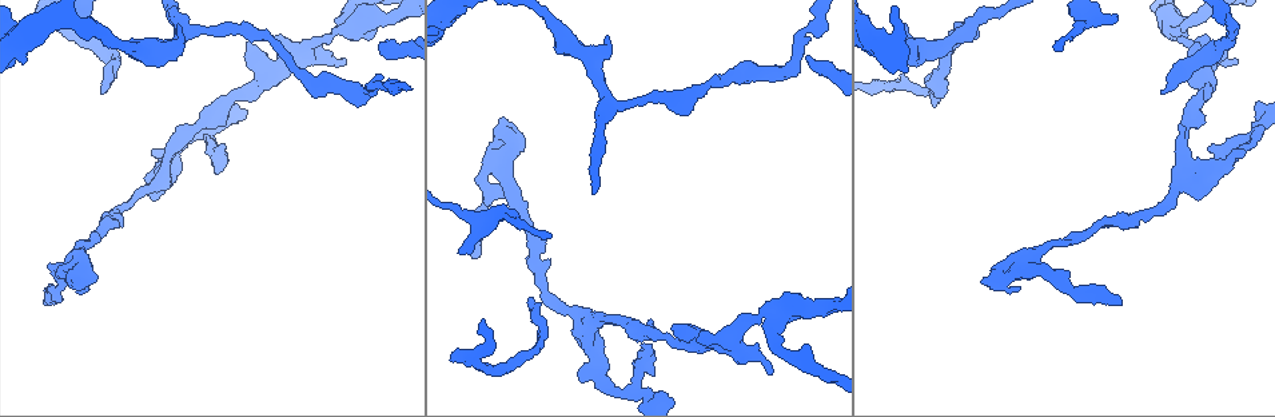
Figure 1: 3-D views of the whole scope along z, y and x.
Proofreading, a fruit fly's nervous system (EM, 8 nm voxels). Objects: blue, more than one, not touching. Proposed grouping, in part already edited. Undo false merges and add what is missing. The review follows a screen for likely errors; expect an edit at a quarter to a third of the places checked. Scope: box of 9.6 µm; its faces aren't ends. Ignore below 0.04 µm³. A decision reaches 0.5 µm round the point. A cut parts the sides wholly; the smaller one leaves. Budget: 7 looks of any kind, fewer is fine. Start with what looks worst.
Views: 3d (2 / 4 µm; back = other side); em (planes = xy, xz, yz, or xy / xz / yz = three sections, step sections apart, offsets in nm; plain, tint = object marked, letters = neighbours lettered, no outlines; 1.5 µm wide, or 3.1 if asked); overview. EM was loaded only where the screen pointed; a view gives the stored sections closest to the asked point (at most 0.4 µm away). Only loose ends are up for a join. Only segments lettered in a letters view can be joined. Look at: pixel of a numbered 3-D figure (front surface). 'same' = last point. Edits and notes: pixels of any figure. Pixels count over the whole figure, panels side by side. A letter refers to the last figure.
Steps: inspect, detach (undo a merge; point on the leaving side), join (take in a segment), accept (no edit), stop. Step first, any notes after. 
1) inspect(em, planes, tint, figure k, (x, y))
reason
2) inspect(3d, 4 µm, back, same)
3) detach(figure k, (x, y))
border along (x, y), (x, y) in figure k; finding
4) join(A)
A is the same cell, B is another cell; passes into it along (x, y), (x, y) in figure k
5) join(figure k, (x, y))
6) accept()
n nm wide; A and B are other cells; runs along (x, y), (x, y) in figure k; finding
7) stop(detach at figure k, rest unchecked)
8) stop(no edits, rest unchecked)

inspect(em, yz, step 4, tint, figure 1, (605, 40))
stops while still wide

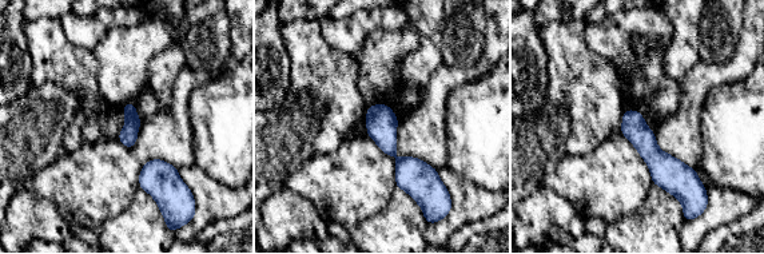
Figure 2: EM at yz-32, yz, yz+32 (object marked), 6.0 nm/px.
inspect(em, planes, letters, same)

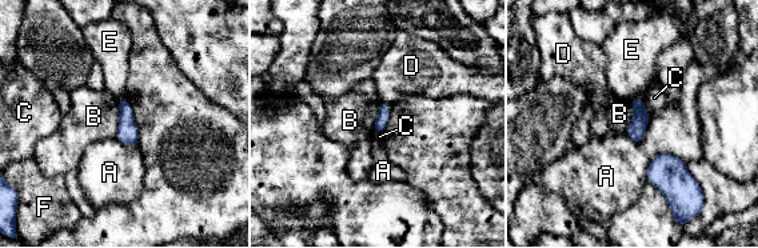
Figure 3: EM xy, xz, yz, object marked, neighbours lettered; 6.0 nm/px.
accept()
A touches over 260 nm; A, B, C, D, E and F are other cells; border along (118, 99), (119, 127), (115, 136) in figure 3; none of them fits

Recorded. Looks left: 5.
inspect(em, planes, letters, figure 1, (344, 58))
an open end

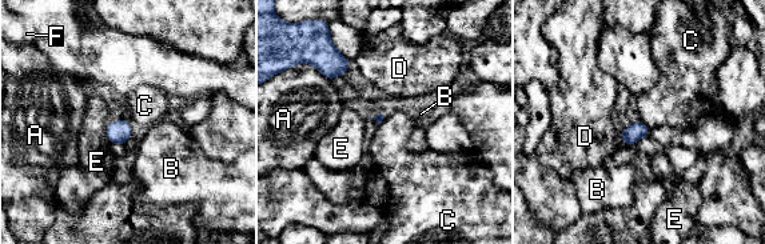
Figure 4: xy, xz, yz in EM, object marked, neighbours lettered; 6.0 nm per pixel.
accept()
A, B, C, D, E and F are other cells; no lettered segment goes on from it

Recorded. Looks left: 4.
inspect(em, 3.1 µm, xy, step 8, letters, figure 1, (214, 172))
an open end

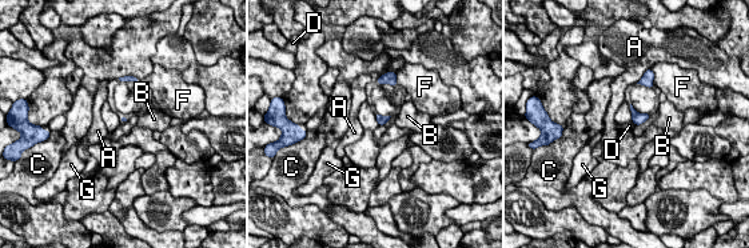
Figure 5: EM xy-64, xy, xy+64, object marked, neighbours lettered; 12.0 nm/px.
inspect(em, 3.1 µm, planes, letters, same)
cut it another way

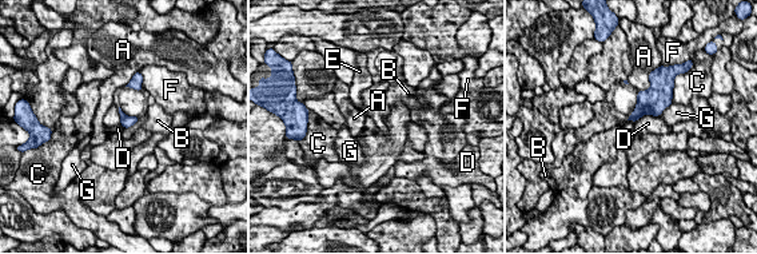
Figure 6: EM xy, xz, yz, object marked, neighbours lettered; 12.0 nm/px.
accept()
120 nm wide; A, B, C, D, E, F and G are other cells; border along (658, 115), (642, 115), (634, 123) in figure 6; no lettered segment goes on from it

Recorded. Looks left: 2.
stop(no edits, rest unchecked)

